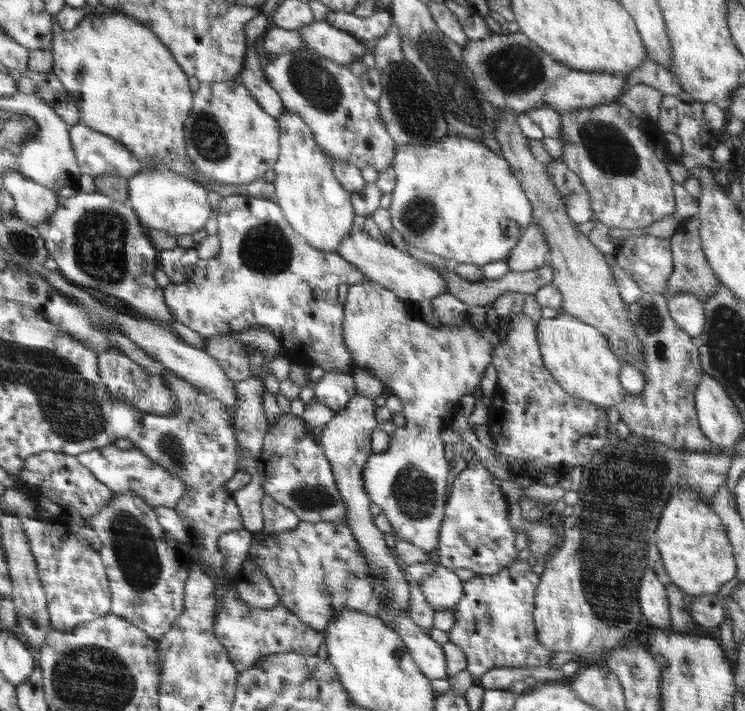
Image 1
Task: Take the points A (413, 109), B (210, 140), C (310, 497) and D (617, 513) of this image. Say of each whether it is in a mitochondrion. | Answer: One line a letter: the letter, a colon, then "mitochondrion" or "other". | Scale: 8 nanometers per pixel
A: mitochondrion
B: mitochondrion
C: mitochondrion
D: mitochondrion

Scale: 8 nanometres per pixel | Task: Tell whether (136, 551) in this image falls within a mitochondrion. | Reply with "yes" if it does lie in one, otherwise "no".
yes

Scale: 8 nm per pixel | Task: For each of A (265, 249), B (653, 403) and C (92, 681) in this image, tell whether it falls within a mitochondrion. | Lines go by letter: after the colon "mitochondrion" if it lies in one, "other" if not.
A: mitochondrion
B: other
C: mitochondrion

